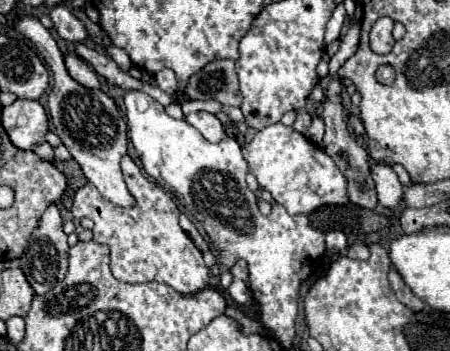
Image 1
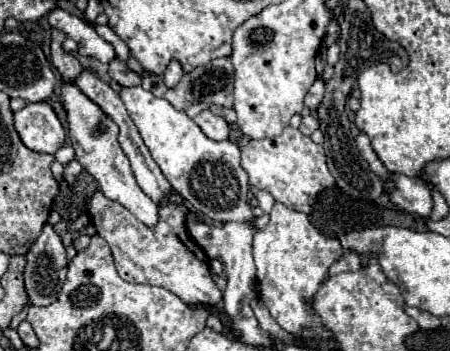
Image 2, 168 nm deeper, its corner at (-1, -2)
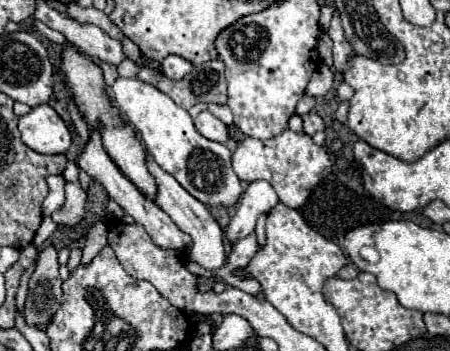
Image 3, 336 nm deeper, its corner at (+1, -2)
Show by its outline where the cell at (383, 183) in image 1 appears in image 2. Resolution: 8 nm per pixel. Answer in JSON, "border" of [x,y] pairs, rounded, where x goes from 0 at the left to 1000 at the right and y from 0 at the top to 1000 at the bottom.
{"border":[[[896,496],[878,501],[878,541],[864,547],[864,564],[887,593],[944,621],[953,621],[962,593],[958,541],[944,524],[936,524],[927,507],[904,507]]]}

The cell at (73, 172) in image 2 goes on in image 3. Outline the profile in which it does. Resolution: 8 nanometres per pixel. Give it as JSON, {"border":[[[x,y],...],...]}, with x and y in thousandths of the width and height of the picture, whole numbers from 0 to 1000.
{"border":[[[149,519],[144,524],[144,581],[140,593],[131,593],[127,604],[113,610],[113,621],[127,638],[144,638],[144,644],[167,644],[184,610],[189,610],[189,541],[180,536],[176,519]]]}

